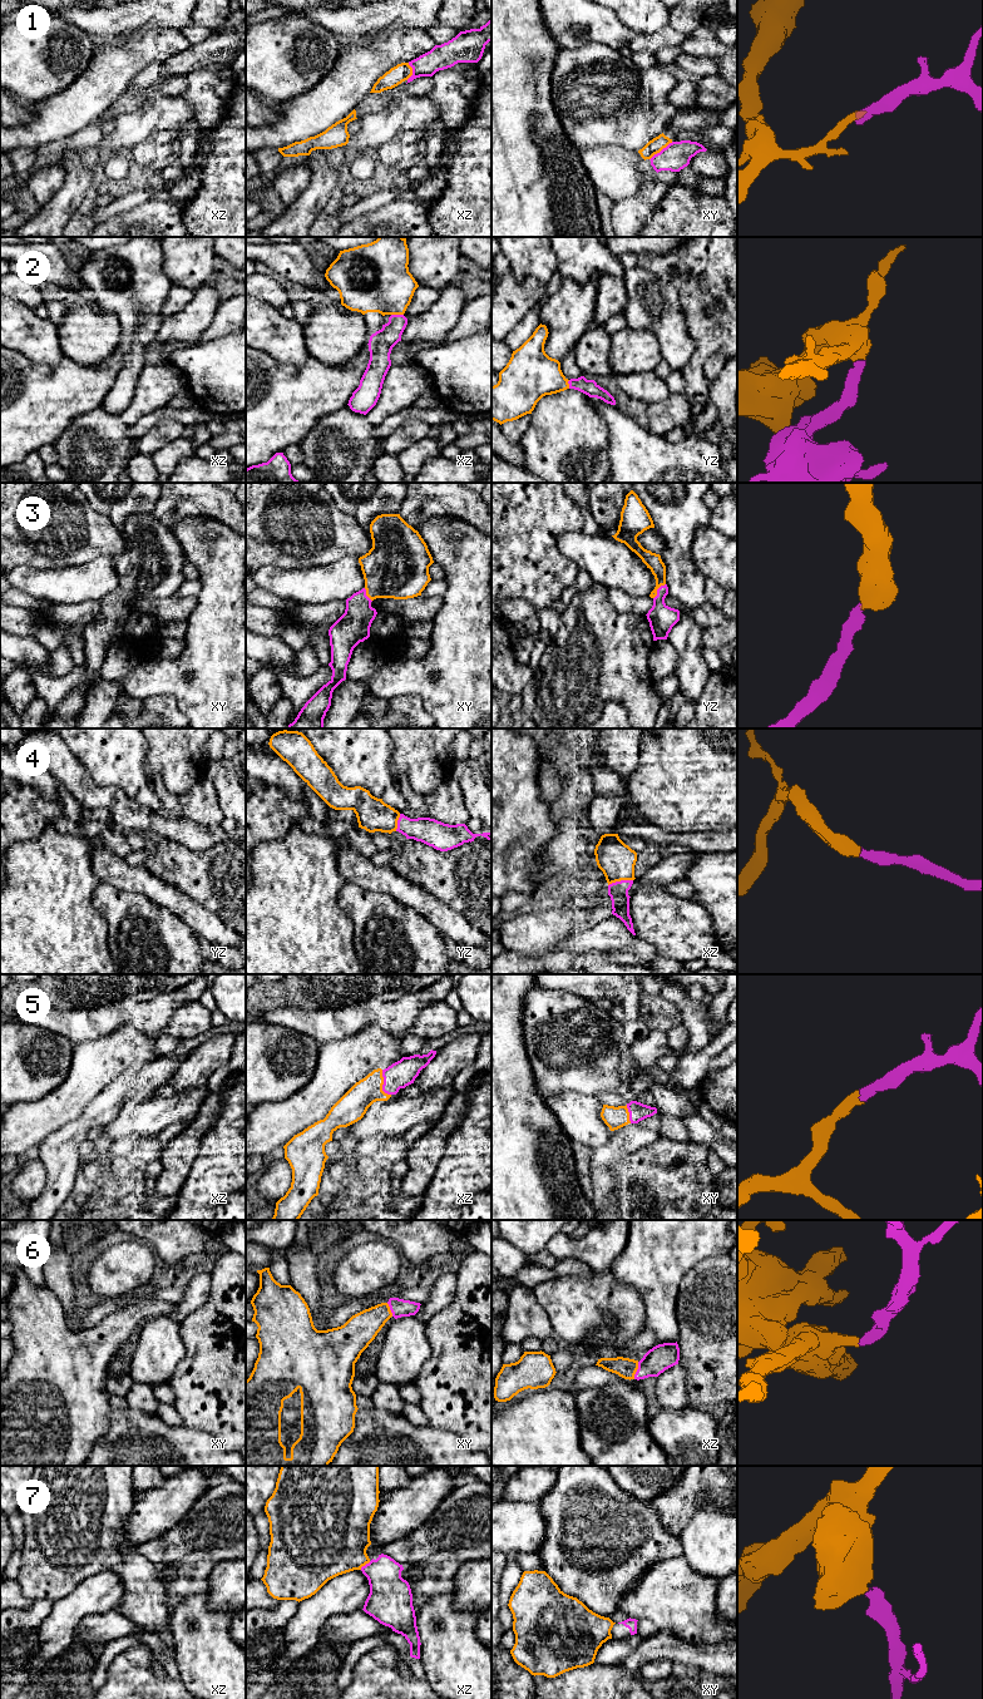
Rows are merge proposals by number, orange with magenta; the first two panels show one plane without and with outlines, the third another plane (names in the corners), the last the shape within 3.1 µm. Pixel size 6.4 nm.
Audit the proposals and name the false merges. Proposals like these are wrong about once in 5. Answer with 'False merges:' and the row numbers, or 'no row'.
False merges: 1

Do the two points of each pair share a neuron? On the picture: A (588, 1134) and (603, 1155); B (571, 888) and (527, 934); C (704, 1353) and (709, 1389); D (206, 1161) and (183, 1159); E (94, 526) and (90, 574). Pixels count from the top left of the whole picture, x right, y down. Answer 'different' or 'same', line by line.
A: different
B: different
C: same
D: different
E: different

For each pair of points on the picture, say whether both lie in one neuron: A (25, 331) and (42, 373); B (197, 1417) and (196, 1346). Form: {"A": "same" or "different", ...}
{"A": "different", "B": "same"}

